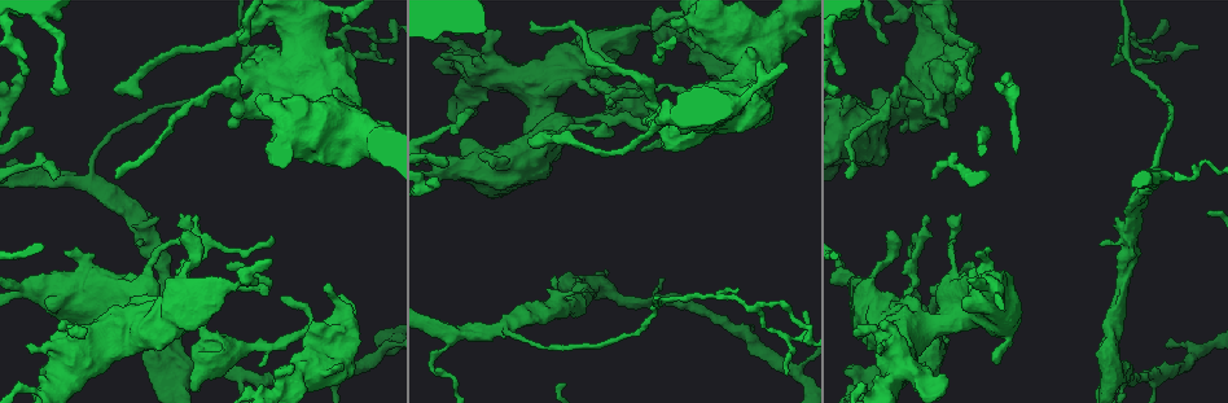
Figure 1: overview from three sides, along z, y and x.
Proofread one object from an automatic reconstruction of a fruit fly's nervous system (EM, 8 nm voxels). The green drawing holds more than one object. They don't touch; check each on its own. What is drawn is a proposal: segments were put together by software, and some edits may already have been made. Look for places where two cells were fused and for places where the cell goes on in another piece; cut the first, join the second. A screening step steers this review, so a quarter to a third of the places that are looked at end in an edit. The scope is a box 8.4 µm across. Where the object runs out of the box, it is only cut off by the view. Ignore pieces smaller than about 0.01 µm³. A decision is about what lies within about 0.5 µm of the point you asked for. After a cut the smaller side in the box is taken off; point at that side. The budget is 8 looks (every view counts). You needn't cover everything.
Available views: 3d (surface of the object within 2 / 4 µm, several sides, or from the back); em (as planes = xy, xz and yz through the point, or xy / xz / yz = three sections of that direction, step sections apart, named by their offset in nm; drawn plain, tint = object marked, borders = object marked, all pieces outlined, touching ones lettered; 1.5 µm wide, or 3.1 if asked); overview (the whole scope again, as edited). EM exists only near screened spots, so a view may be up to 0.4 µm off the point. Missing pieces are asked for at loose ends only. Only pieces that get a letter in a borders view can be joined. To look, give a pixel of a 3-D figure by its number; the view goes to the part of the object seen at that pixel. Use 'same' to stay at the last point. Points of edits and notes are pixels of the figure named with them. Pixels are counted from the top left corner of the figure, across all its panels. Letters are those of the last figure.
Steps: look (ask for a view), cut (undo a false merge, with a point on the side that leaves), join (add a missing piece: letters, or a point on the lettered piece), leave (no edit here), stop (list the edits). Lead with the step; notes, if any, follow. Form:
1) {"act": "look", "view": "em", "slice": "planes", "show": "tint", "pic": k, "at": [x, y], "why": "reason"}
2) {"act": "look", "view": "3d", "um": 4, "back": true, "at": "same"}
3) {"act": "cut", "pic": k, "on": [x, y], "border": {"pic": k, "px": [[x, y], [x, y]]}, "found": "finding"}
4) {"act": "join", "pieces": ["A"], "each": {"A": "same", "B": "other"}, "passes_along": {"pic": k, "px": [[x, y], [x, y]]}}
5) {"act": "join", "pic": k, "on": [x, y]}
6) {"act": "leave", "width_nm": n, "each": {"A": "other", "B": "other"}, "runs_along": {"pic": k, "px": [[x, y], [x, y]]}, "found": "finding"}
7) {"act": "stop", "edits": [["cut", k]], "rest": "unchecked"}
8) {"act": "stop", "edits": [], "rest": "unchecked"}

{"act": "look", "view": "3d", "um": 4, "pic": 1, "at": [862, 379]}

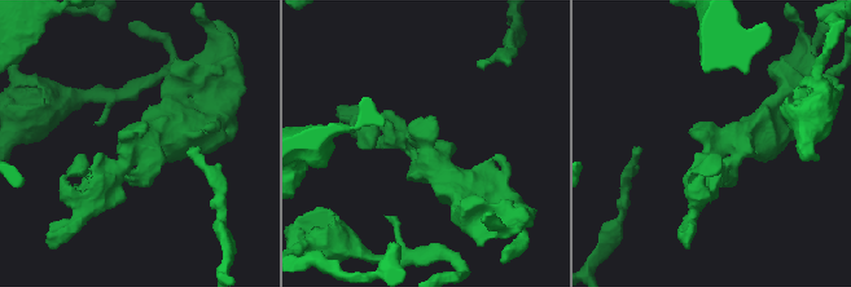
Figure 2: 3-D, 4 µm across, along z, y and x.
{"act": "look", "view": "em", "slice": "xy", "step": 8, "show": "tint", "pic": 2, "at": [426, 148], "arms": 3, "arm_widths_nm": [240, 260, 600], "why": "shape alone is not enough"}

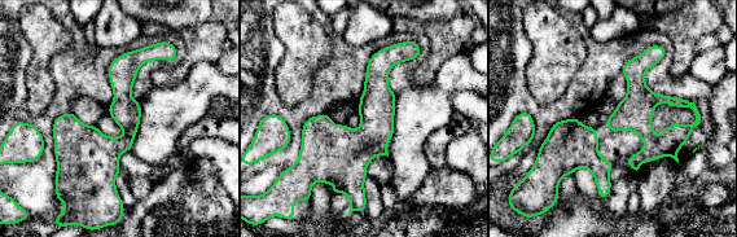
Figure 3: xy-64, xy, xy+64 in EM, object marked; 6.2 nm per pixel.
{"act": "look", "view": "em", "slice": "xy", "step": 8, "show": "borders", "at": "same", "why": "see the neighbours"}

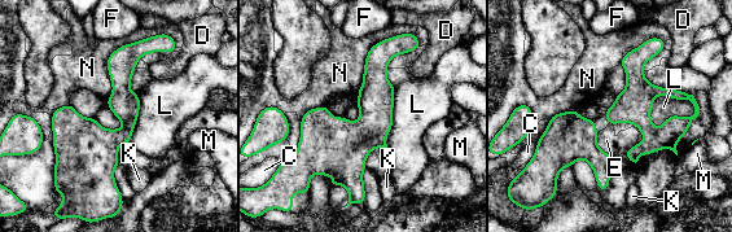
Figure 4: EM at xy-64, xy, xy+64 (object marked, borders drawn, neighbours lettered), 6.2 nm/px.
{"act": "leave", "each": {"C": "other", "D": "other", "E": "other", "F": "other", "K": "other", "L": "other", "M": "other", "N": "other"}, "border": {"pic": 4, "px": [[695, 113], [656, 127], [649, 118]]}, "found": "one cell here"}

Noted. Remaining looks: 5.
{"act": "look", "view": "em", "slice": "xz", "step": 4, "show": "borders", "pic": 1, "at": [136, 241], "why": "branch stops here"}

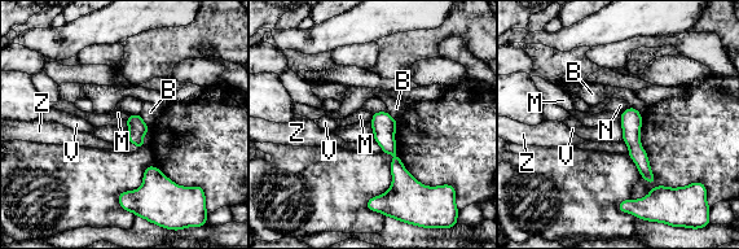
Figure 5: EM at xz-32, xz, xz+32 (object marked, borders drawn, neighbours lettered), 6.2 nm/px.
{"act": "look", "view": "em", "slice": "xy", "step": 8, "show": "borders", "at": "same", "why": "another direction"}

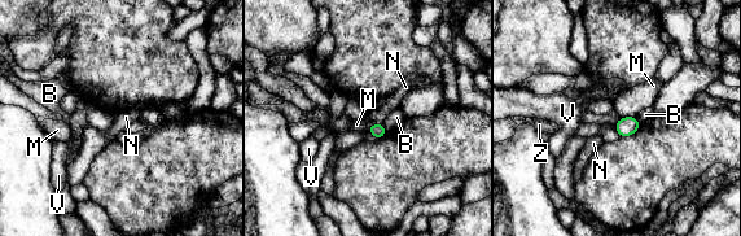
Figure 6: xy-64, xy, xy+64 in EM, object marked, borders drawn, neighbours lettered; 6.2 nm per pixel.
{"act": "leave", "longest_contact_nm": ["N", 120], "each": {"B": "other", "M": "other", "N": "other", "V": "other", "Z": "other"}, "border": {"pic": 6, "px": [[635, 116], [625, 116], [622, 118]]}, "found": "no lettered piece goes on from it"}

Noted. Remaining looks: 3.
{"act": "look", "view": "em", "slice": "xy", "step": 8, "show": "tint", "pic": 1, "at": [937, 175], "why": "free end"}

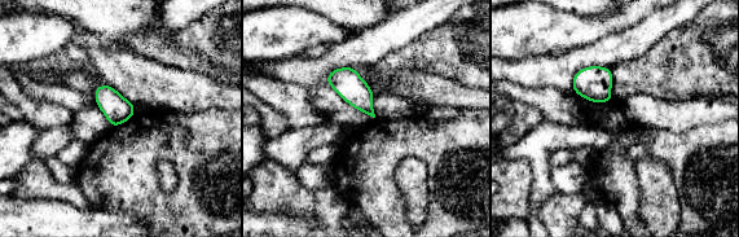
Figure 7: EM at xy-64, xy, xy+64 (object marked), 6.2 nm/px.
{"act": "look", "view": "em", "slice": "planes", "show": "borders", "at": "same", "why": "another direction"}

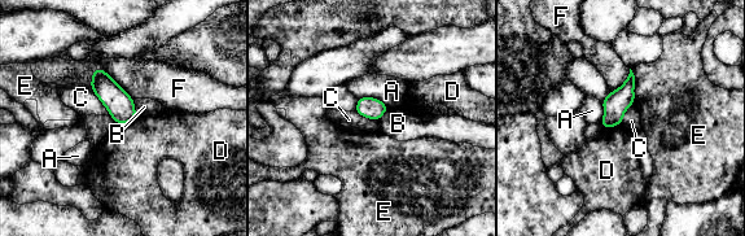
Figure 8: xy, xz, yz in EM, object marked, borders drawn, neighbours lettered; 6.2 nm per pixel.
{"act": "leave", "width_nm": 140, "each": {"A": "other", "B": "other", "C": "other", "D": "other", "E": "other", "F": "other"}, "found": "no lettered piece goes on from it"}

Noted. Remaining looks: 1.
{"act": "stop", "edits": [], "rest": "unchecked"}

